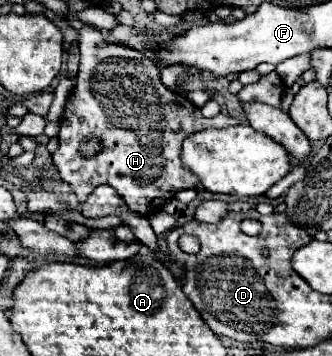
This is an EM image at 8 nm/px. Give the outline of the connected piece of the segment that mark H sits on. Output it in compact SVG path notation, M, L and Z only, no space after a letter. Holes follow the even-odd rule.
M70 17L70 25L78 29L80 71L78 71L78 85L74 89L74 97L70 95L66 109L62 113L62 119L60 119L60 125L62 125L60 133L58 133L60 145L52 155L54 163L58 165L62 181L72 185L72 193L76 193L80 203L86 201L86 197L92 193L92 189L96 185L106 183L106 185L114 187L118 191L118 195L124 197L126 205L132 211L136 211L138 215L150 217L156 211L160 211L160 205L166 199L174 197L182 189L194 189L198 185L198 177L190 175L180 163L182 139L194 131L202 131L202 129L210 129L210 127L222 129L222 127L238 125L238 121L224 113L218 113L212 119L202 117L202 113L196 105L192 105L184 97L174 95L174 91L170 91L168 87L162 85L158 65L150 57L146 57L144 51L138 51L138 49L132 49L126 45L108 43L96 27L84 25L76 17ZM90 137L96 137L100 141L100 151L92 157L84 157L80 153L80 145Z

